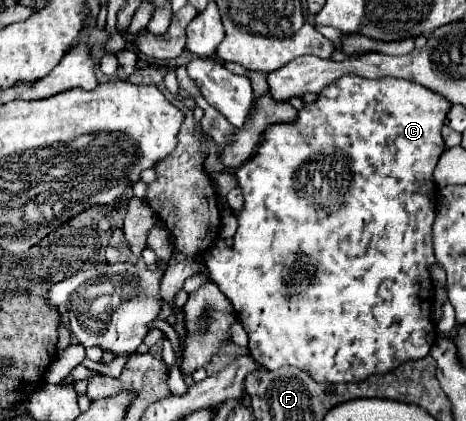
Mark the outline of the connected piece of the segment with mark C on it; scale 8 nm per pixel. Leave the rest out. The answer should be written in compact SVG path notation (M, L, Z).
M346 75L338 83L334 83L334 87L326 87L326 91L318 95L316 103L304 105L304 109L298 111L298 123L290 123L290 127L270 127L254 159L234 171L246 199L244 209L238 215L234 245L226 247L214 243L210 251L206 251L204 261L212 281L218 283L220 291L230 299L234 311L238 313L238 319L250 337L248 351L262 367L274 371L278 367L292 365L308 371L310 377L318 383L356 383L372 373L392 371L394 367L398 367L398 363L406 363L406 359L422 359L430 353L432 335L436 329L432 321L434 287L430 281L430 265L436 263L432 247L432 223L436 217L436 187L432 171L442 151L446 149L440 129L444 125L448 109L450 103L438 99L434 91L418 87L418 83L394 77L364 79L358 75Z

